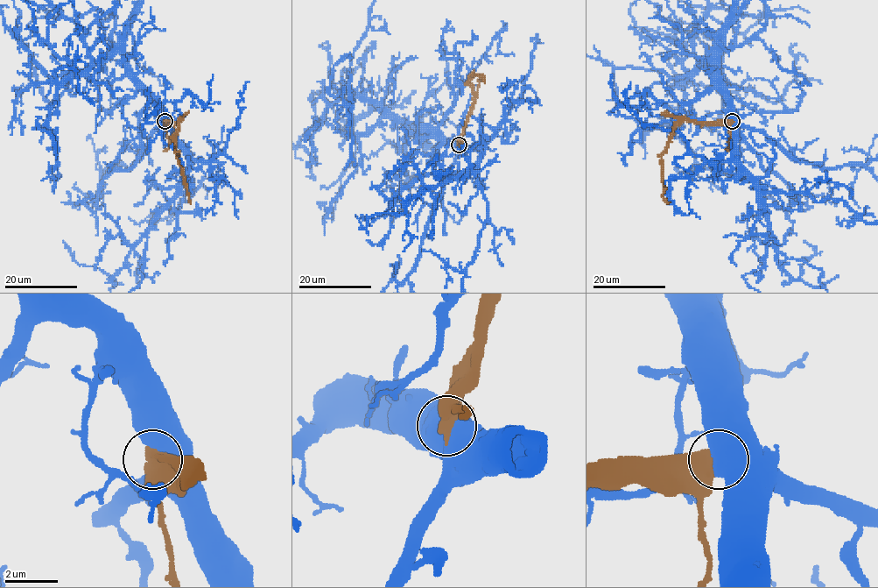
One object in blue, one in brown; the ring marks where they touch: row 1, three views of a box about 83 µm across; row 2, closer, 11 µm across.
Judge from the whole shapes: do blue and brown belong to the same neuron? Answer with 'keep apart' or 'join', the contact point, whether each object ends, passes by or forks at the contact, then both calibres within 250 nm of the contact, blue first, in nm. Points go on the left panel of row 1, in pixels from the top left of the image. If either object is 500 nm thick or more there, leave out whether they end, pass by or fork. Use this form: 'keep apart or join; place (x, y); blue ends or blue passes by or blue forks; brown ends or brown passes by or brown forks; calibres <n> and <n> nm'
keep apart; place (165, 121); calibres 800 and 700 nm

